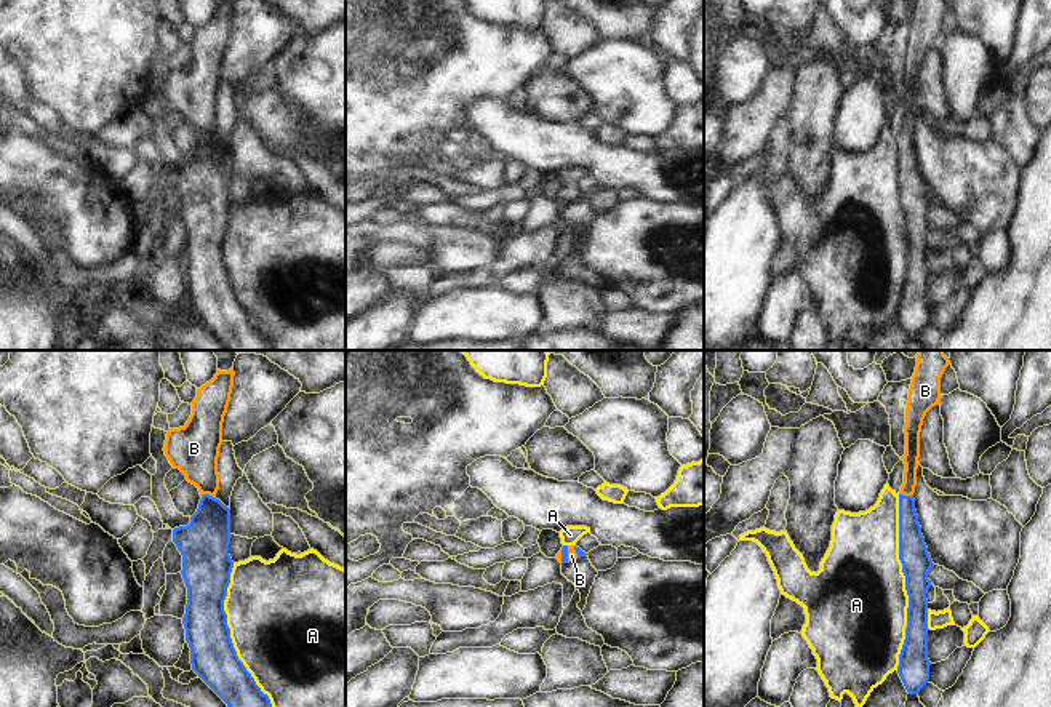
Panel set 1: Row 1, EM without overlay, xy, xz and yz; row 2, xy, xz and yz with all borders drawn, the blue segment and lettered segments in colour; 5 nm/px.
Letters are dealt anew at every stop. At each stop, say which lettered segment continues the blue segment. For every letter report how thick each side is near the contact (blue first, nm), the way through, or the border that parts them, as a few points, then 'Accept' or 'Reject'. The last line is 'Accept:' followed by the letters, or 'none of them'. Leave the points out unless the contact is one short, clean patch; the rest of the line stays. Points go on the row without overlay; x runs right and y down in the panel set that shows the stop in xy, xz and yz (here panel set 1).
A: Thickness 150 nm (blue) against 480 nm. Reject
B: Thickness 130 nm (blue) against 80 nm. Path across: yz (912, 186), (906, 138), (912, 90). Accept
Accept: B

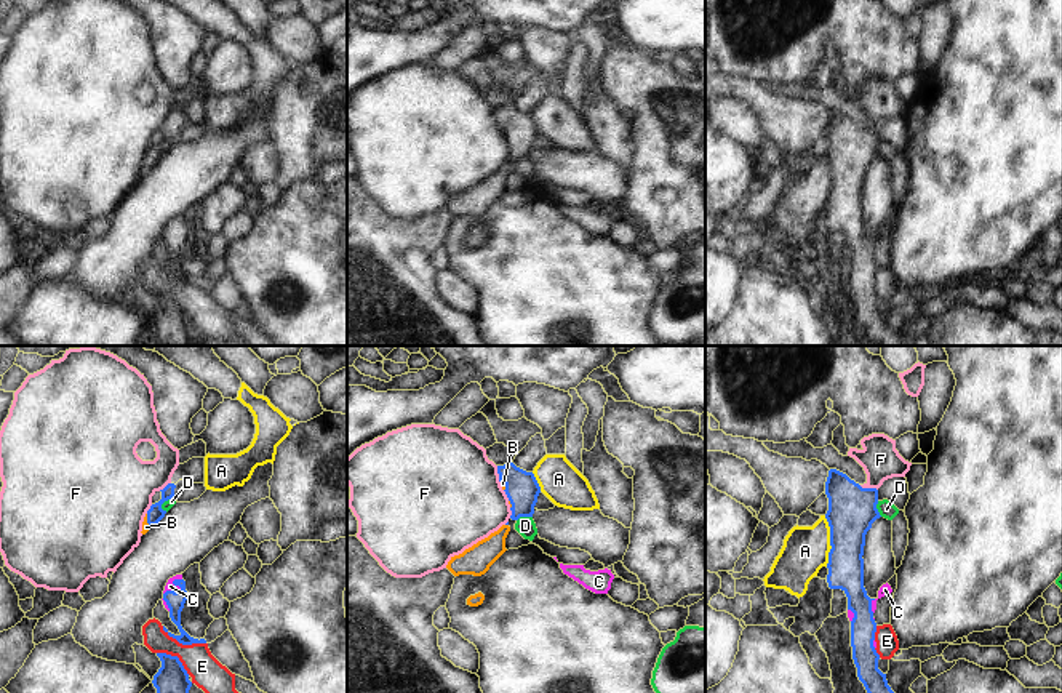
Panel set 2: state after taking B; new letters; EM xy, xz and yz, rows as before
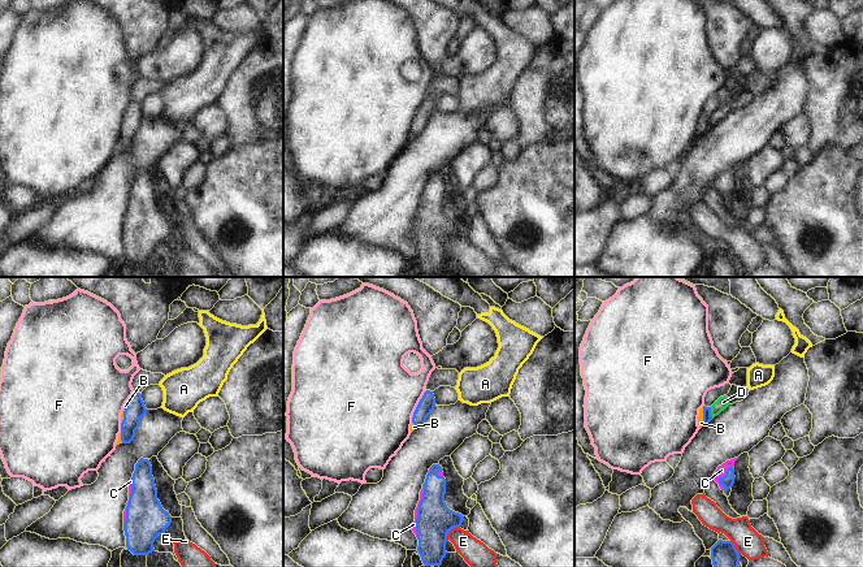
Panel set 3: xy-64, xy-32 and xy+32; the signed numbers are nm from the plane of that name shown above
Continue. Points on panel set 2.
A: Thickness 240 nm (blue) against 240 nm. Boundary: yz (824, 157), (829, 167), (830, 188), (827, 207). Reject
B: Thickness 80 nm (blue) against 50 nm. Path across: xy (155, 154), (147, 162), (146, 168). Accept
C: Thickness 90 nm (blue) against 50 nm. Accept
D: Thickness 170 nm (blue) against 100 nm. Boundary: xz (531, 157), (522, 157), (517, 162). Reject
E: Thickness 90 nm (blue) against 170 nm. Boundary: xy (162, 268), (183, 285), (205, 285). Reject
F: Thickness 240 nm (blue) against 190 nm. Reject
Accept: B, C

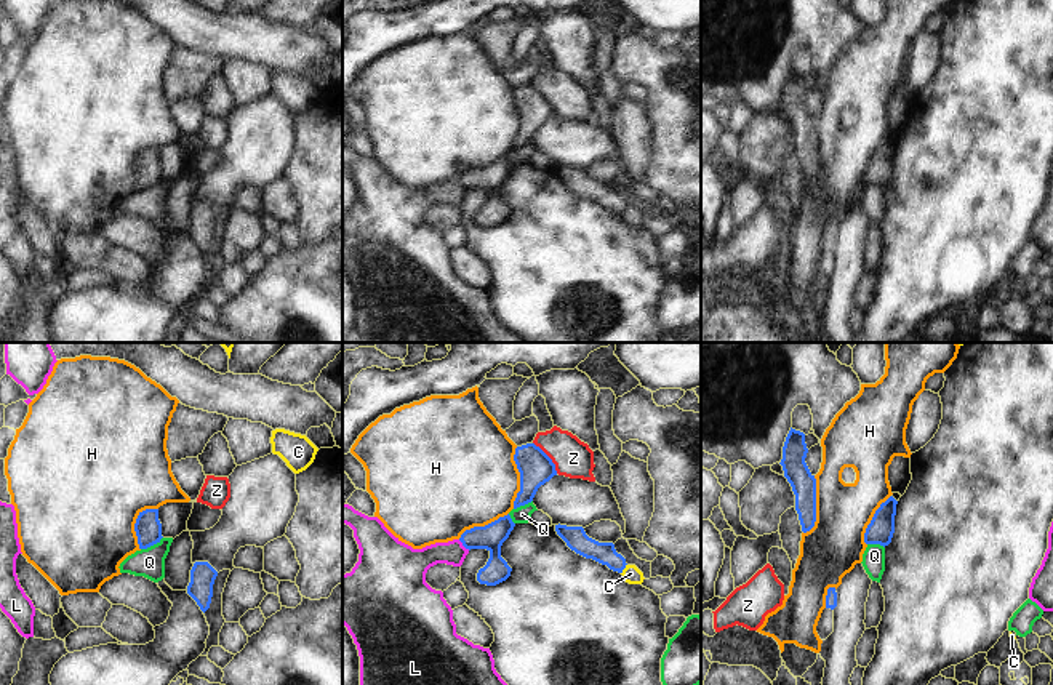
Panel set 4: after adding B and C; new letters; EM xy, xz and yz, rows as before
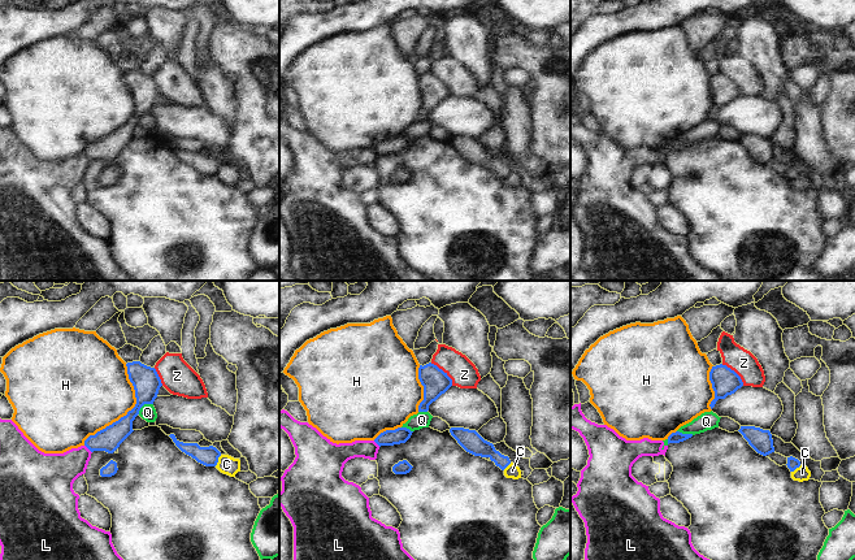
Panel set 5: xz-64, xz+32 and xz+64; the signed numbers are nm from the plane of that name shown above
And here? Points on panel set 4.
C: Thickness 110 nm (blue) against 90 nm. Boundary: xz (626, 205), (621, 215). Reject
H: Thickness 170 nm (blue) against 480 nm. Reject
L: Thickness 130 nm (blue) against 130 nm. Reject
Q: Thickness 140 nm (blue) against 150 nm. Boundary: xy (162, 178), (141, 191). Reject
Z: Thickness 170 nm (blue) against 190 nm. Boundary: xz (533, 84), (551, 101), (557, 114). Reject
Accept: none of them

